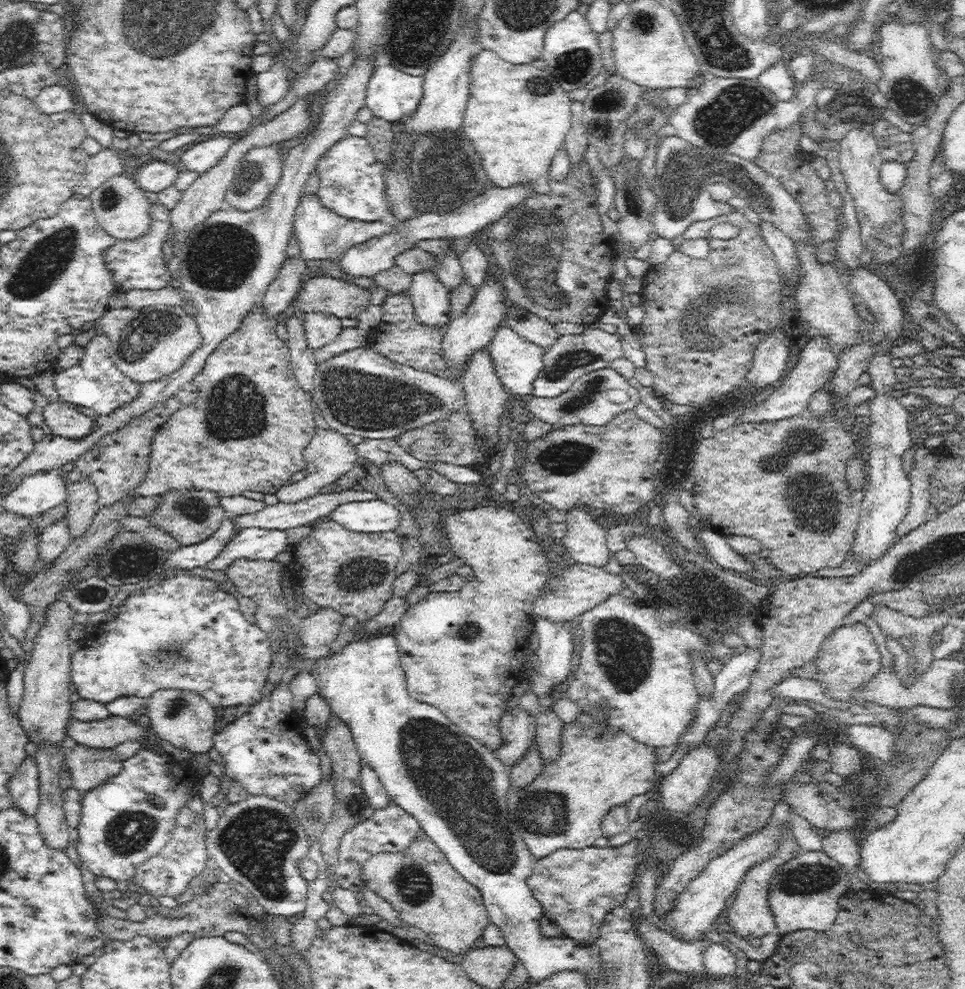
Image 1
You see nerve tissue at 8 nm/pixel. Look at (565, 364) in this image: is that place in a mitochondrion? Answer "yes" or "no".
yes

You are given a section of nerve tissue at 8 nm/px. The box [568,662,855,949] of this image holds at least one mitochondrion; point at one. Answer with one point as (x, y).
(813, 878)

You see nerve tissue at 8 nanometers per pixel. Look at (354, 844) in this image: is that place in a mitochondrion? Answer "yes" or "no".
no

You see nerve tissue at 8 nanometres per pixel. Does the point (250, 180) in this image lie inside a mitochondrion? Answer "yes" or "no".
yes

